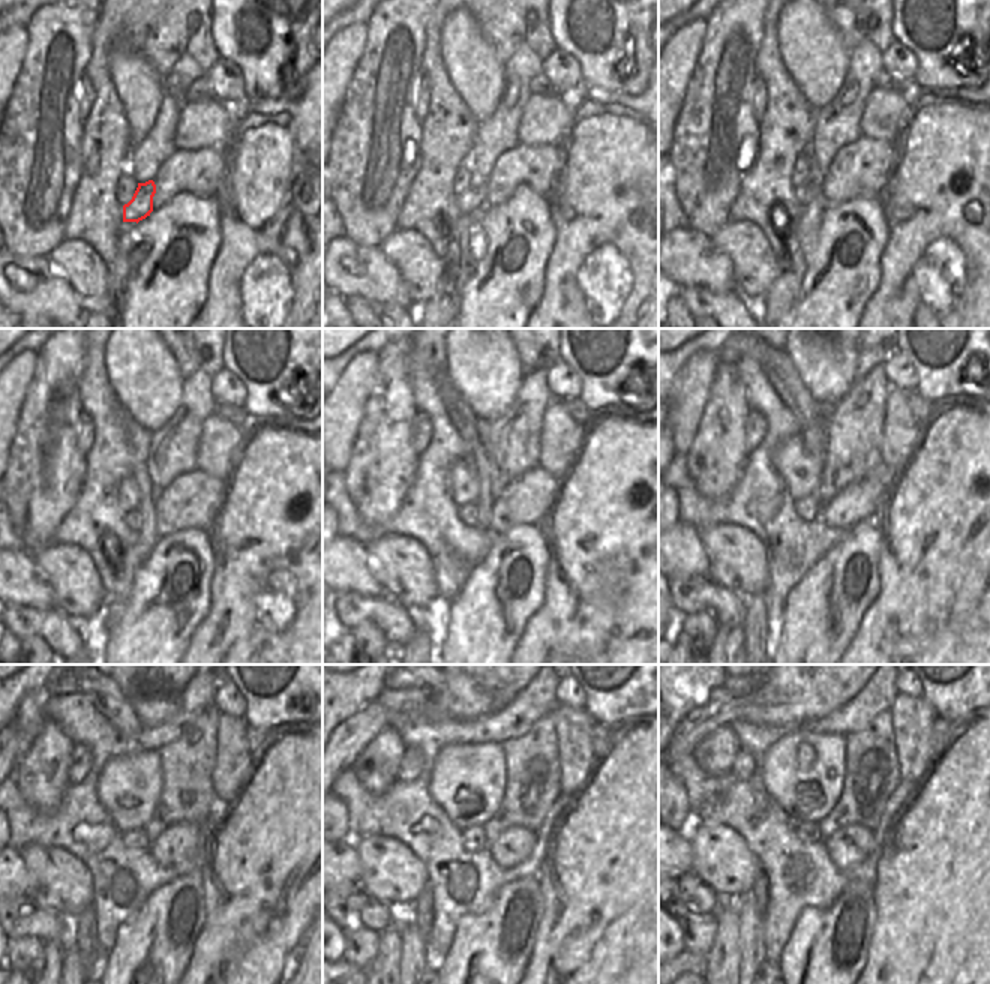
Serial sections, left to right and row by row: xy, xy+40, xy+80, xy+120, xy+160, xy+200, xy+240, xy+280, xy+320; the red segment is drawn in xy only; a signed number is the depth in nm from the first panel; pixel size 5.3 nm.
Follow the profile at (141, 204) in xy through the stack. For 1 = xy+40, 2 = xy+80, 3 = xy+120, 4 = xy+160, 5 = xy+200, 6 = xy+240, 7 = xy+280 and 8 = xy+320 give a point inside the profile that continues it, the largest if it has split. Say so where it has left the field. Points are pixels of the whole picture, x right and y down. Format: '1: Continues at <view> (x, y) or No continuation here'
1: Continues at xy+40 (474, 197)
2: Continues at xy+80 (809, 191)
3: Continues at xy+120 (135, 519)
4: Continues at xy+160 (470, 513)
5: Continues at xy+200 (809, 509)
6: Continues at xy+240 (137, 840)
7: Continues at xy+280 (474, 839)
8: Continues at xy+320 (807, 831)

